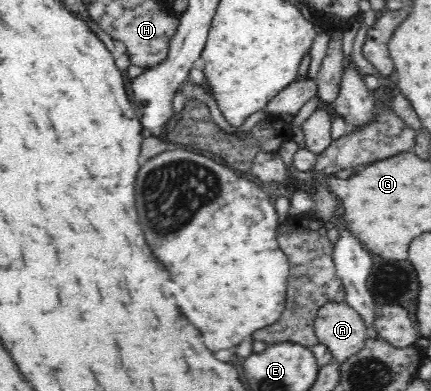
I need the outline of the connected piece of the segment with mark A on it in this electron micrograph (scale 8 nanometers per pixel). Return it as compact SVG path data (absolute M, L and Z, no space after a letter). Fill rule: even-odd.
M326 302L315 319L315 334L318 343L324 345L331 353L334 361L346 363L350 357L364 348L368 338L367 325L361 315L344 302Z

